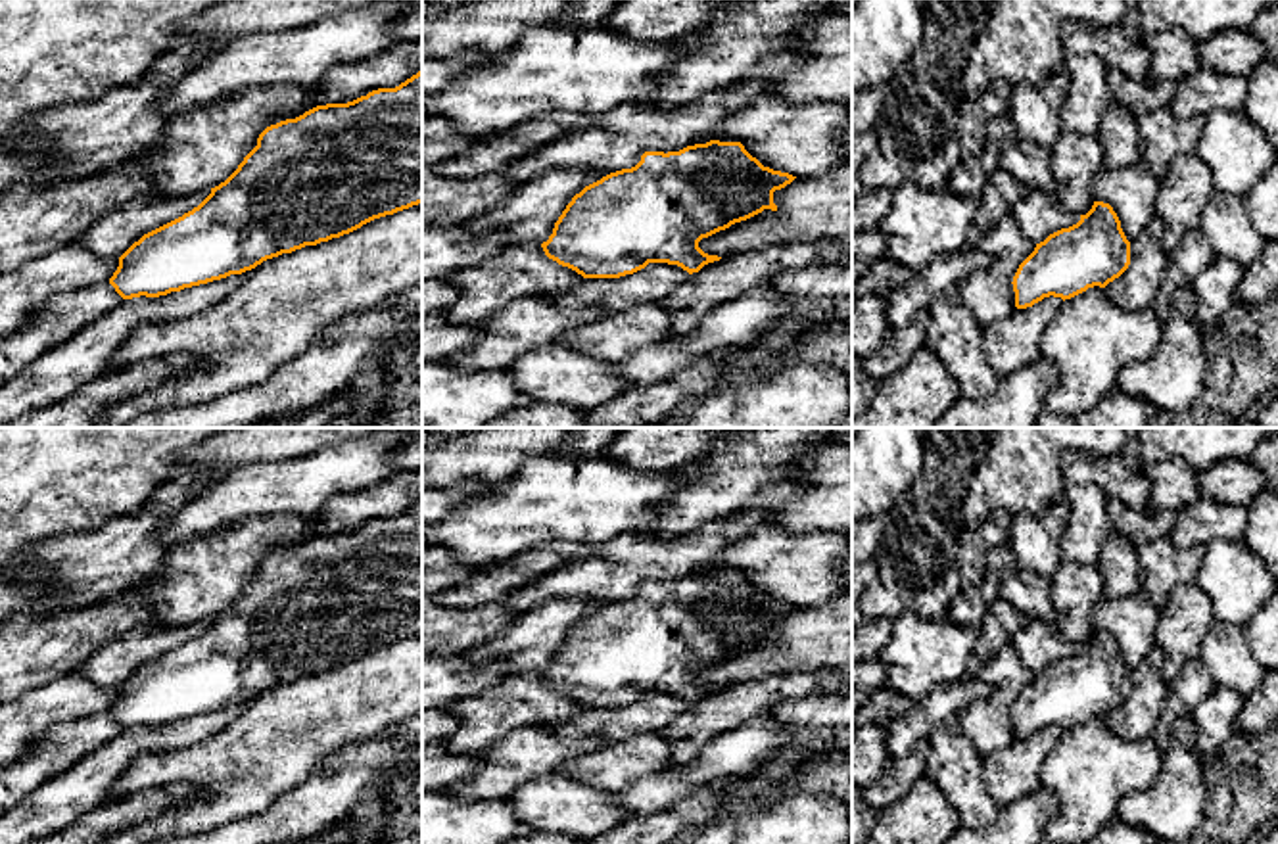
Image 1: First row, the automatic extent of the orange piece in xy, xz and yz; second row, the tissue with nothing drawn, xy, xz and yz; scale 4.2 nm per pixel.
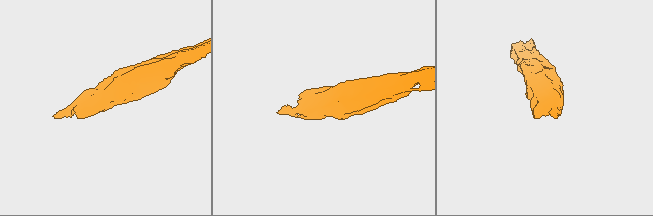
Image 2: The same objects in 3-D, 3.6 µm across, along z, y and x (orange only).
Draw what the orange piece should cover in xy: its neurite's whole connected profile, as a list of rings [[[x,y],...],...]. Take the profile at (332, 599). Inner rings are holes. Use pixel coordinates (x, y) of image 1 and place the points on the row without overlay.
[[[422,501],[395,518],[317,535],[267,556],[238,598],[192,641],[144,664],[102,715],[56,725],[15,763],[0,765],[0,815],[132,727],[159,727],[242,704],[267,689],[349,664],[422,633]]]

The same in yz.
[[[1094,631],[1069,658],[1050,664],[1019,694],[1013,706],[1015,737],[1027,738],[1044,727],[1071,729],[1088,717],[1105,717],[1130,694],[1130,671],[1113,637]]]

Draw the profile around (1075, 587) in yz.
[[[1059,562],[1050,579],[1053,623],[1065,641],[1086,645],[1094,635],[1094,606],[1105,595],[1098,564]]]

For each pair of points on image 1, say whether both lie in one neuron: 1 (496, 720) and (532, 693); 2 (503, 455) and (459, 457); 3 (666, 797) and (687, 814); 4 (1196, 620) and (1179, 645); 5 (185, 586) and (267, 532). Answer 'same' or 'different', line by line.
1: same
2: same
3: different
4: same
5: same

